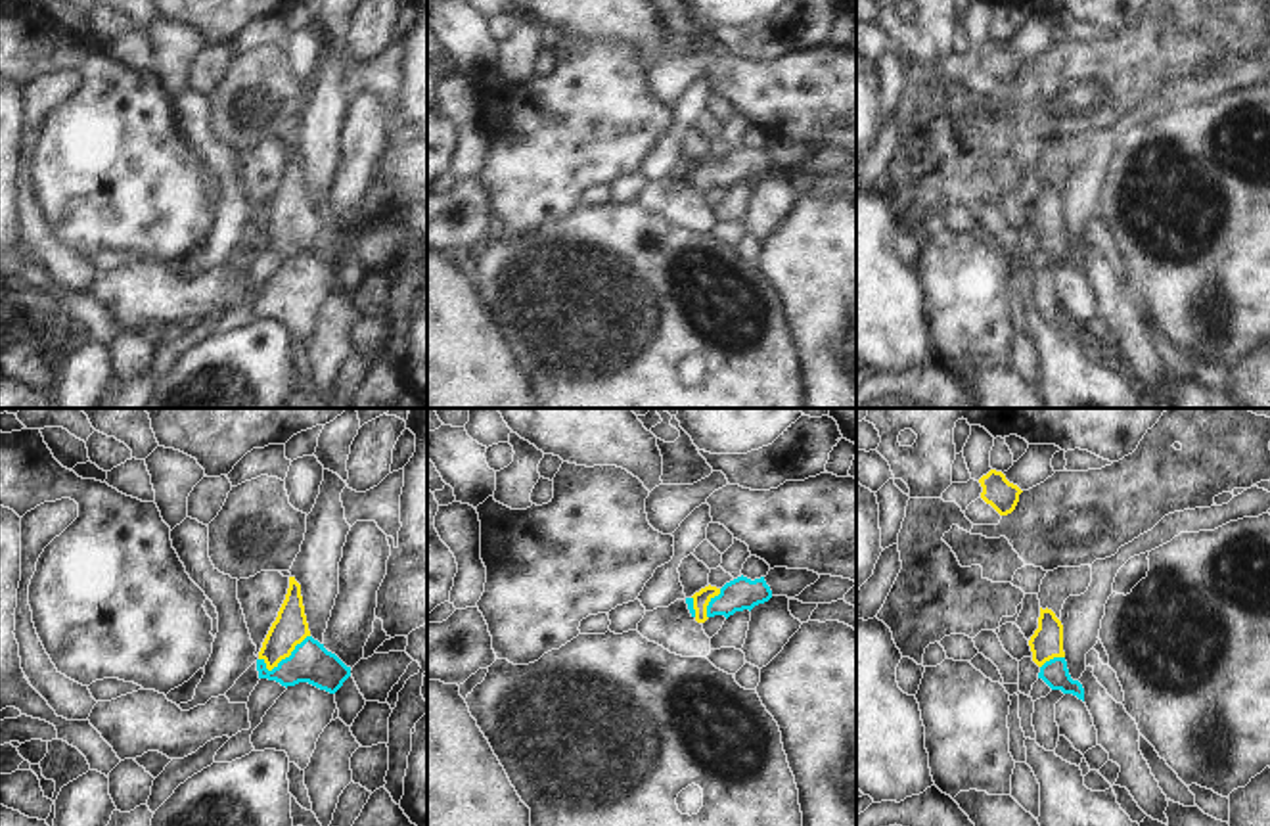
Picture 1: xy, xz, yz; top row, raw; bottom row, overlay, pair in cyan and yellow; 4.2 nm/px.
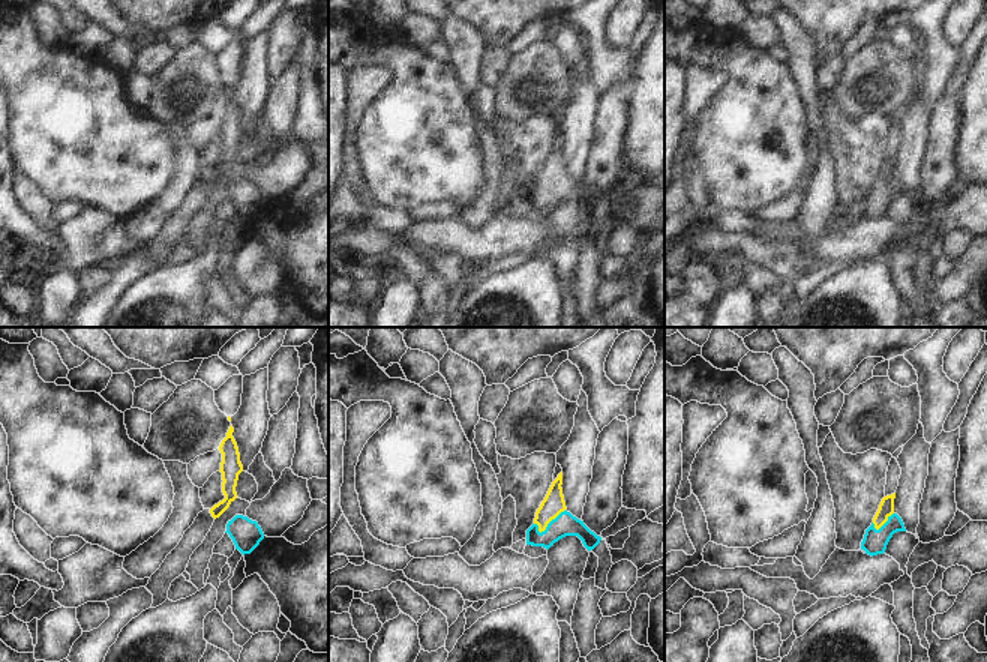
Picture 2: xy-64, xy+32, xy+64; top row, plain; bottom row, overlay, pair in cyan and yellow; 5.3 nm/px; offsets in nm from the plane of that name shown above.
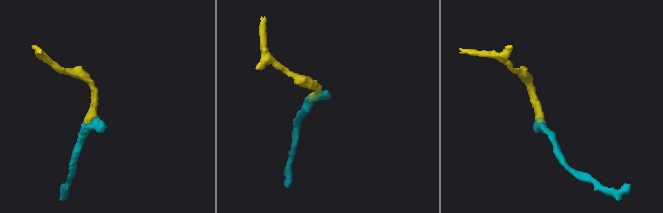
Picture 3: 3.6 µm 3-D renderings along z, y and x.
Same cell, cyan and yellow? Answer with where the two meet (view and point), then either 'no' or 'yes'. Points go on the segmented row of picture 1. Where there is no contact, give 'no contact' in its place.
xy (286, 658) | yes

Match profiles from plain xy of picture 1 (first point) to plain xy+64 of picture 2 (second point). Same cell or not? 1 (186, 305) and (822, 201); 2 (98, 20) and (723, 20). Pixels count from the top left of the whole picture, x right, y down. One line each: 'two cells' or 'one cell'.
1: two cells
2: two cells

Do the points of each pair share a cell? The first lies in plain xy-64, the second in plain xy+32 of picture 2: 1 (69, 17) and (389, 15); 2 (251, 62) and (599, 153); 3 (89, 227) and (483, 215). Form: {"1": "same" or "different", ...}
{"1": "different", "2": "different", "3": "different"}

